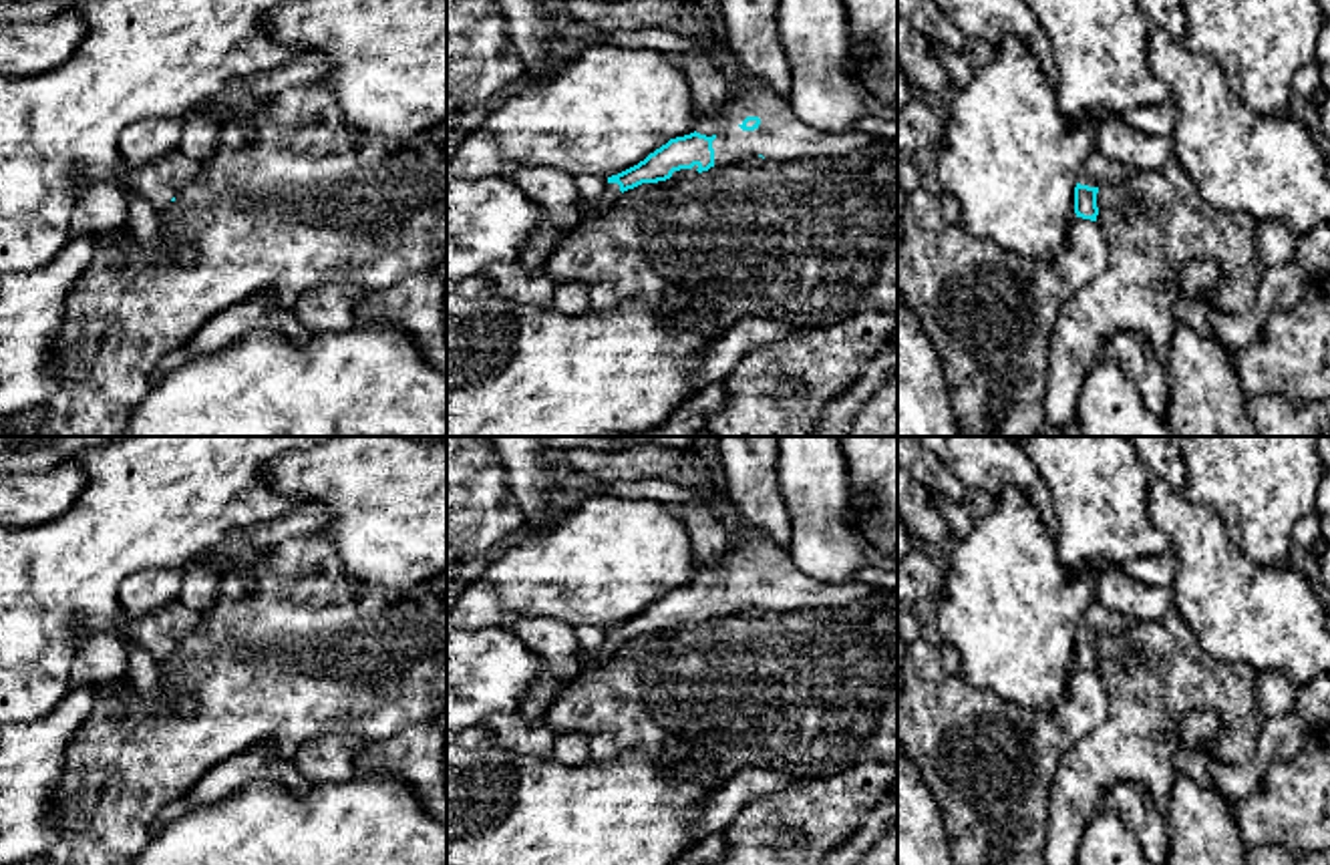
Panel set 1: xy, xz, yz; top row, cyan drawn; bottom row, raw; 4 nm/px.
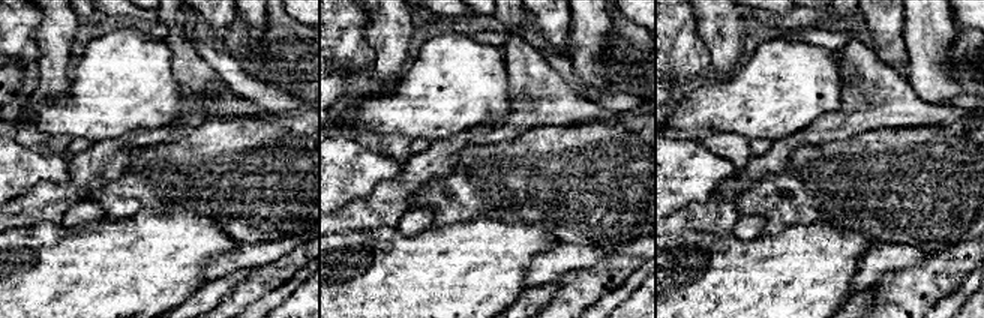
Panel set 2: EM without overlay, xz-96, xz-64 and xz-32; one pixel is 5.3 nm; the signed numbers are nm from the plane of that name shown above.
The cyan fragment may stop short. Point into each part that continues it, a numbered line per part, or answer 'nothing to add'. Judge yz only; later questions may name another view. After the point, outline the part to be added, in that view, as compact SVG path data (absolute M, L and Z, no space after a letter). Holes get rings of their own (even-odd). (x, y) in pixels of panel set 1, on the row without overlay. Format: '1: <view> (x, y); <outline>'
1: yz (1099, 620); M1093 599L1087 608L1085 622L1078 628L1080 636L1101 638L1105 634L1125 632L1135 626L1135 618L1119 614L1097 599Z

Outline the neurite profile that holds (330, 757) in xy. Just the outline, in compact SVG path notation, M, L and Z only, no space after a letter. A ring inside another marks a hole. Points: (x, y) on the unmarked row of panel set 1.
M326 732L304 742L292 762L314 785L342 783L356 776L356 758L364 740L350 732Z

